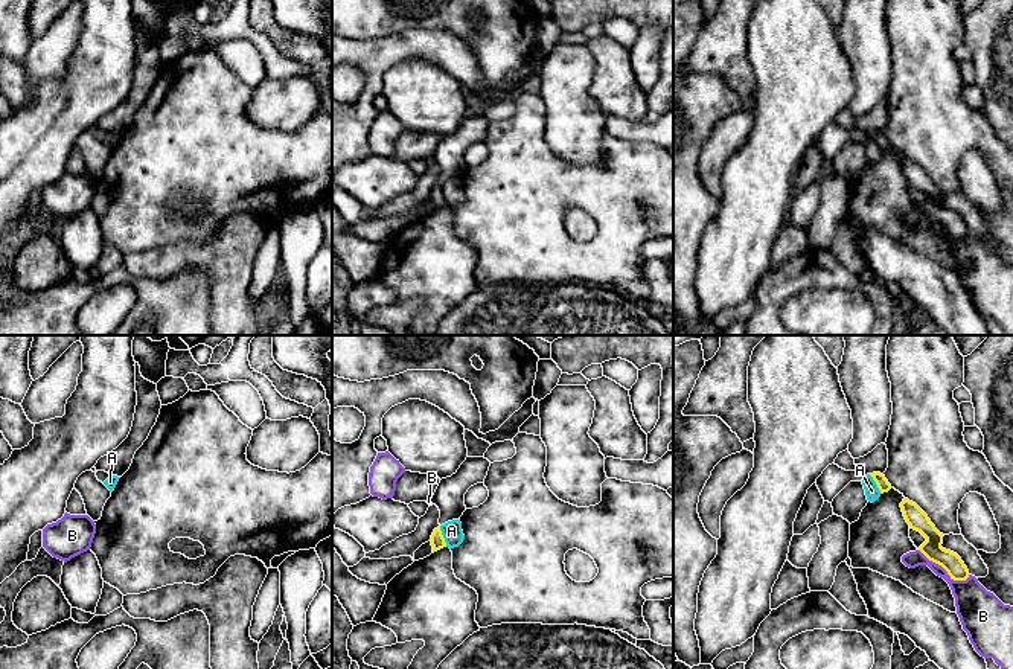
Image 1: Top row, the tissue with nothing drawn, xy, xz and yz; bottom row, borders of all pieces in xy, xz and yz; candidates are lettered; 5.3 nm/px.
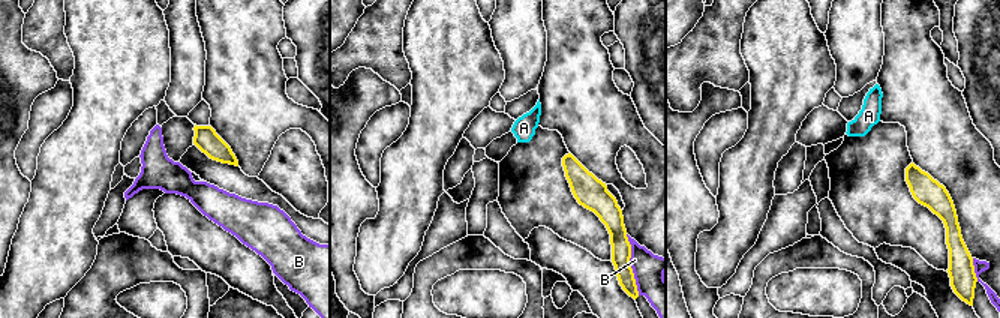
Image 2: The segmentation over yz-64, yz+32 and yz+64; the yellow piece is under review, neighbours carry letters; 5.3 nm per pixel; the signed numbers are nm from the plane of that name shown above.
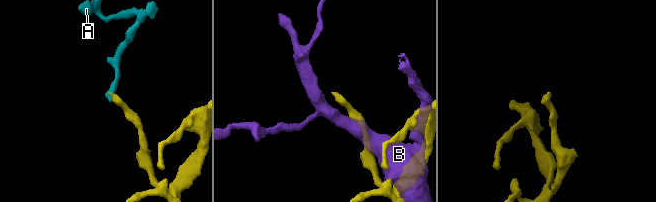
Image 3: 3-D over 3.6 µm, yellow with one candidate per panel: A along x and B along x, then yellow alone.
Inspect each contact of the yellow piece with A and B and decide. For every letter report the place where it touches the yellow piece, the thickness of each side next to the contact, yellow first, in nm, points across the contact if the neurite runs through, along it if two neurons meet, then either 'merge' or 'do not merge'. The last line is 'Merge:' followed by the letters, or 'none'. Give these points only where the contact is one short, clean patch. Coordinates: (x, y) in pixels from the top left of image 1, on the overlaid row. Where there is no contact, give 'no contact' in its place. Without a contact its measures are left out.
A: contact xz (442, 537); calibres 80 and 110 nm; border xz (439, 528), (447, 546); do not merge
B: contact yz (945, 569); calibres 100 and 200 nm; do not merge
Merge: none

